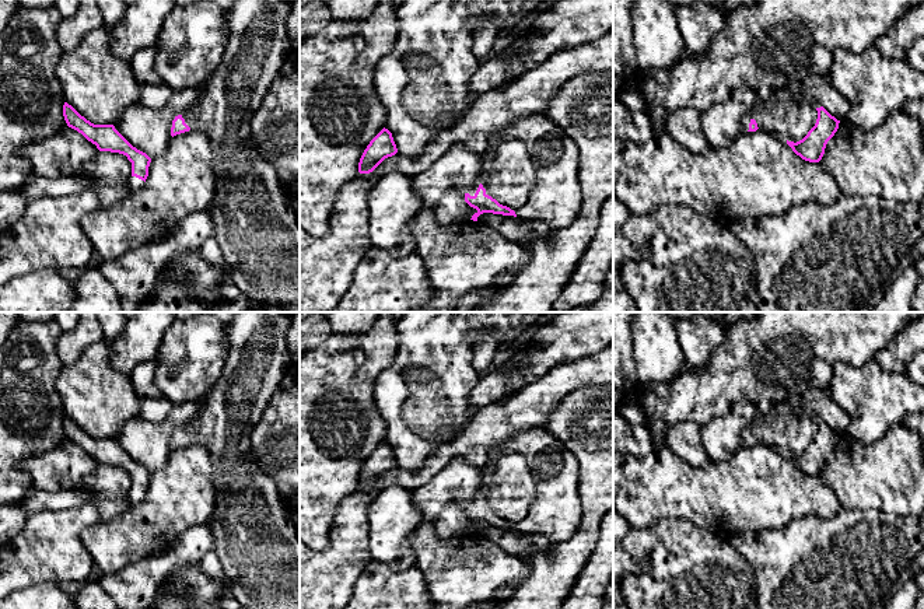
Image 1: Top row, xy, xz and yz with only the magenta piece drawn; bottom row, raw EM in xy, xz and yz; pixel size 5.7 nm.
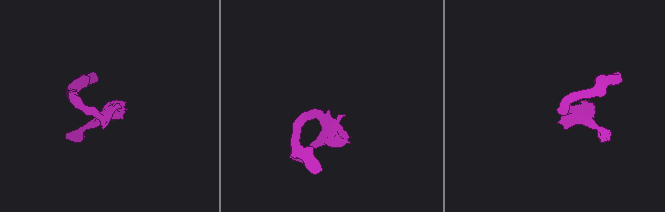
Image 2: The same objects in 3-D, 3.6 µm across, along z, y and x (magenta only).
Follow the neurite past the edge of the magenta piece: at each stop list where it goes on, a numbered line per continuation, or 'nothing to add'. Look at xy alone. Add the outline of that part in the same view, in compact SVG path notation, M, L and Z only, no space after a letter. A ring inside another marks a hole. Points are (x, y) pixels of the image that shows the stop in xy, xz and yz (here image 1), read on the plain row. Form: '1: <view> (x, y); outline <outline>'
1: xy (133, 497); outline M130 490L127 493L127 503L129 505L136 505L143 500L144 494L136 491L136 490Z
2: xy (255, 538); outline M237 312L225 325L224 368L204 396L197 417L181 427L190 444L203 445L210 452L218 500L209 525L214 536L214 552L223 566L223 577L242 609L300 609L300 538L288 504L277 491L276 482L258 465L249 444L251 431L259 423L274 389L290 372L291 356L287 347L290 323L291 318L286 312Z

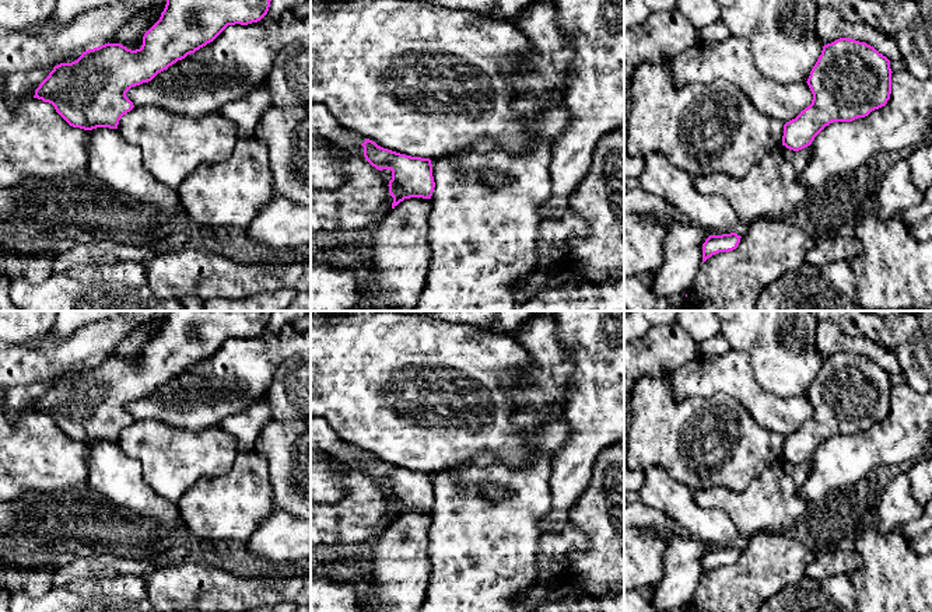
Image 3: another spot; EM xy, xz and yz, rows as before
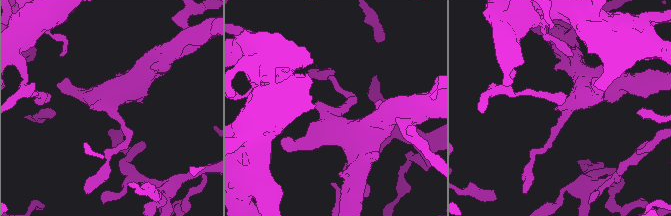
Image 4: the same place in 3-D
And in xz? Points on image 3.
1: xz (323, 437); outline M311 417L311 448L343 461L354 461L365 455L360 447L343 441L323 417Z

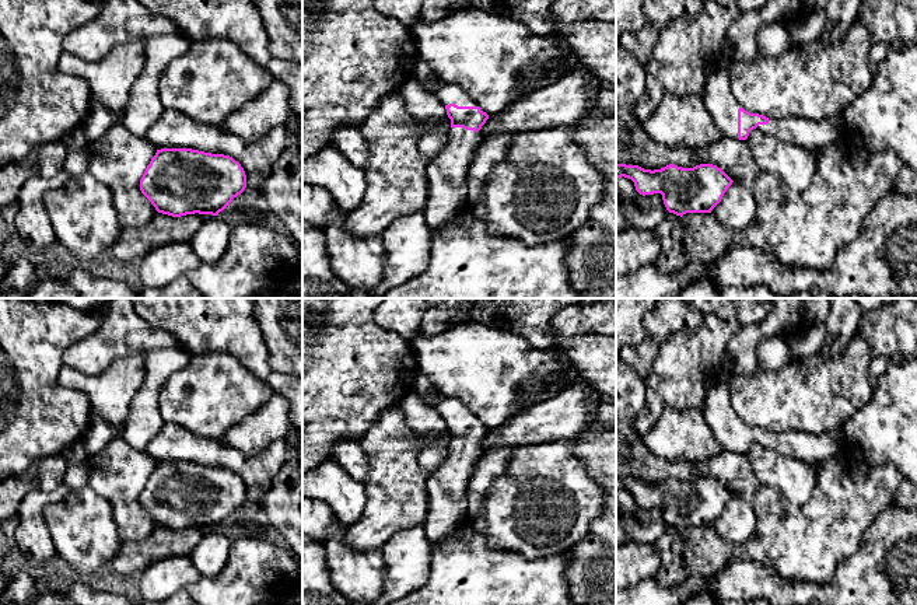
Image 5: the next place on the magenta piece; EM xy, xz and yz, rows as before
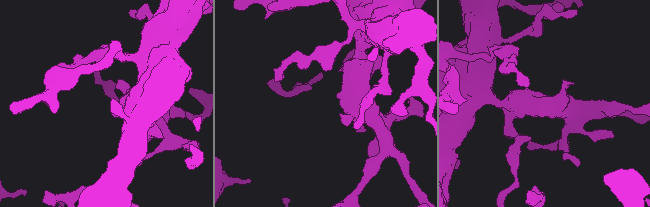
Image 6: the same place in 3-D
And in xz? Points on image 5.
1: xz (447, 408); outline M442 396L435 409L444 419L455 417L458 420L479 420L458 398ZM480 422L480 424L483 423Z

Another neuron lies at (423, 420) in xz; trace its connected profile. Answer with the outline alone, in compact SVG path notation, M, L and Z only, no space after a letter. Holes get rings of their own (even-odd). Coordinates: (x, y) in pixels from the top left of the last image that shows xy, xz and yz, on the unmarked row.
M414 391L406 394L396 406L403 413L407 427L424 444L417 457L420 466L430 475L435 473L448 457L449 444L440 438L448 431L445 419L435 408L427 406Z

